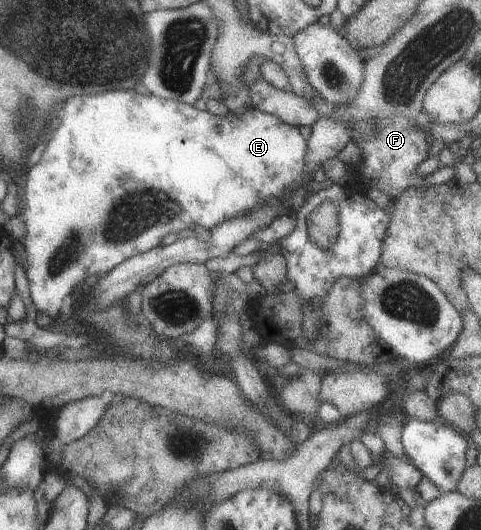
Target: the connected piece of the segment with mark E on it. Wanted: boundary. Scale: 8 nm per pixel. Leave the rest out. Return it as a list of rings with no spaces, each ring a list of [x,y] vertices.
[[[121,90],[121,92],[107,92],[97,96],[81,96],[67,100],[63,114],[61,114],[61,126],[52,127],[53,136],[48,141],[40,160],[31,167],[25,176],[25,212],[23,219],[27,228],[24,237],[24,250],[27,251],[26,276],[30,285],[30,295],[34,310],[48,315],[55,320],[63,314],[69,299],[83,286],[99,277],[114,271],[119,264],[126,262],[141,252],[150,251],[158,247],[158,243],[168,234],[176,234],[183,229],[192,229],[193,226],[201,226],[205,229],[221,224],[233,216],[245,214],[249,208],[255,208],[259,202],[277,201],[279,196],[291,192],[297,184],[297,180],[303,174],[303,160],[306,150],[306,132],[301,128],[290,126],[281,122],[268,113],[250,107],[241,115],[228,113],[225,116],[213,116],[207,111],[199,111],[189,104],[179,103],[168,99],[161,99],[151,94],[137,94],[133,90]]]

